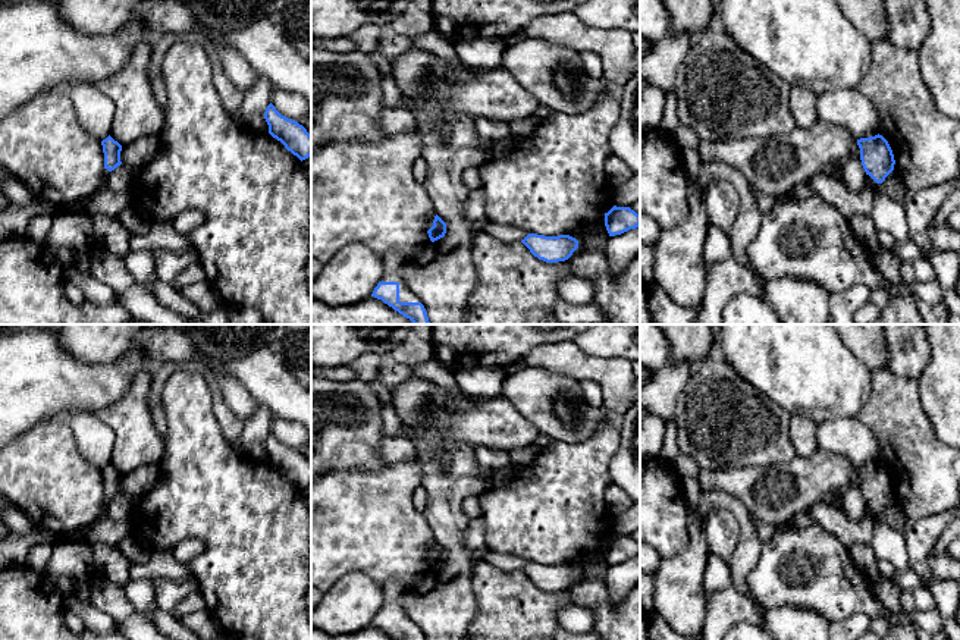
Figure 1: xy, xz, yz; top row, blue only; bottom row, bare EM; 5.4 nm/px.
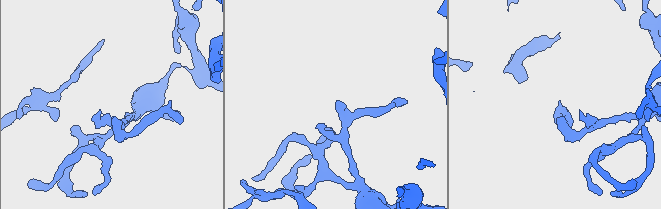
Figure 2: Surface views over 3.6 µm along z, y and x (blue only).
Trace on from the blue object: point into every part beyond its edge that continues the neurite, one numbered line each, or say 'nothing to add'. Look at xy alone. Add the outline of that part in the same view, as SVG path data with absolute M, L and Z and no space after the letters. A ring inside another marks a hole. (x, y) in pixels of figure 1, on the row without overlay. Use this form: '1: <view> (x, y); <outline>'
nothing to add

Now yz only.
nothing to add

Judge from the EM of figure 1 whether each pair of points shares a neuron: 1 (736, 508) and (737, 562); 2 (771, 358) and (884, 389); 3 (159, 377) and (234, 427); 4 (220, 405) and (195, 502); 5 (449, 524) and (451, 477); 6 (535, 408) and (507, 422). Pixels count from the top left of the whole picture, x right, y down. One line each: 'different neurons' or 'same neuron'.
1: same neuron
2: different neurons
3: same neuron
4: different neurons
5: same neuron
6: different neurons

